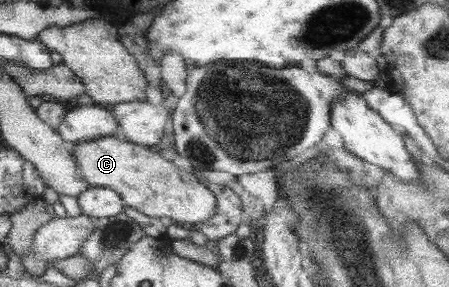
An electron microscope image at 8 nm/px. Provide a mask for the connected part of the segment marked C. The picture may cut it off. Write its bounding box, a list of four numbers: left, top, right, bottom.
[71,136,217,225]

